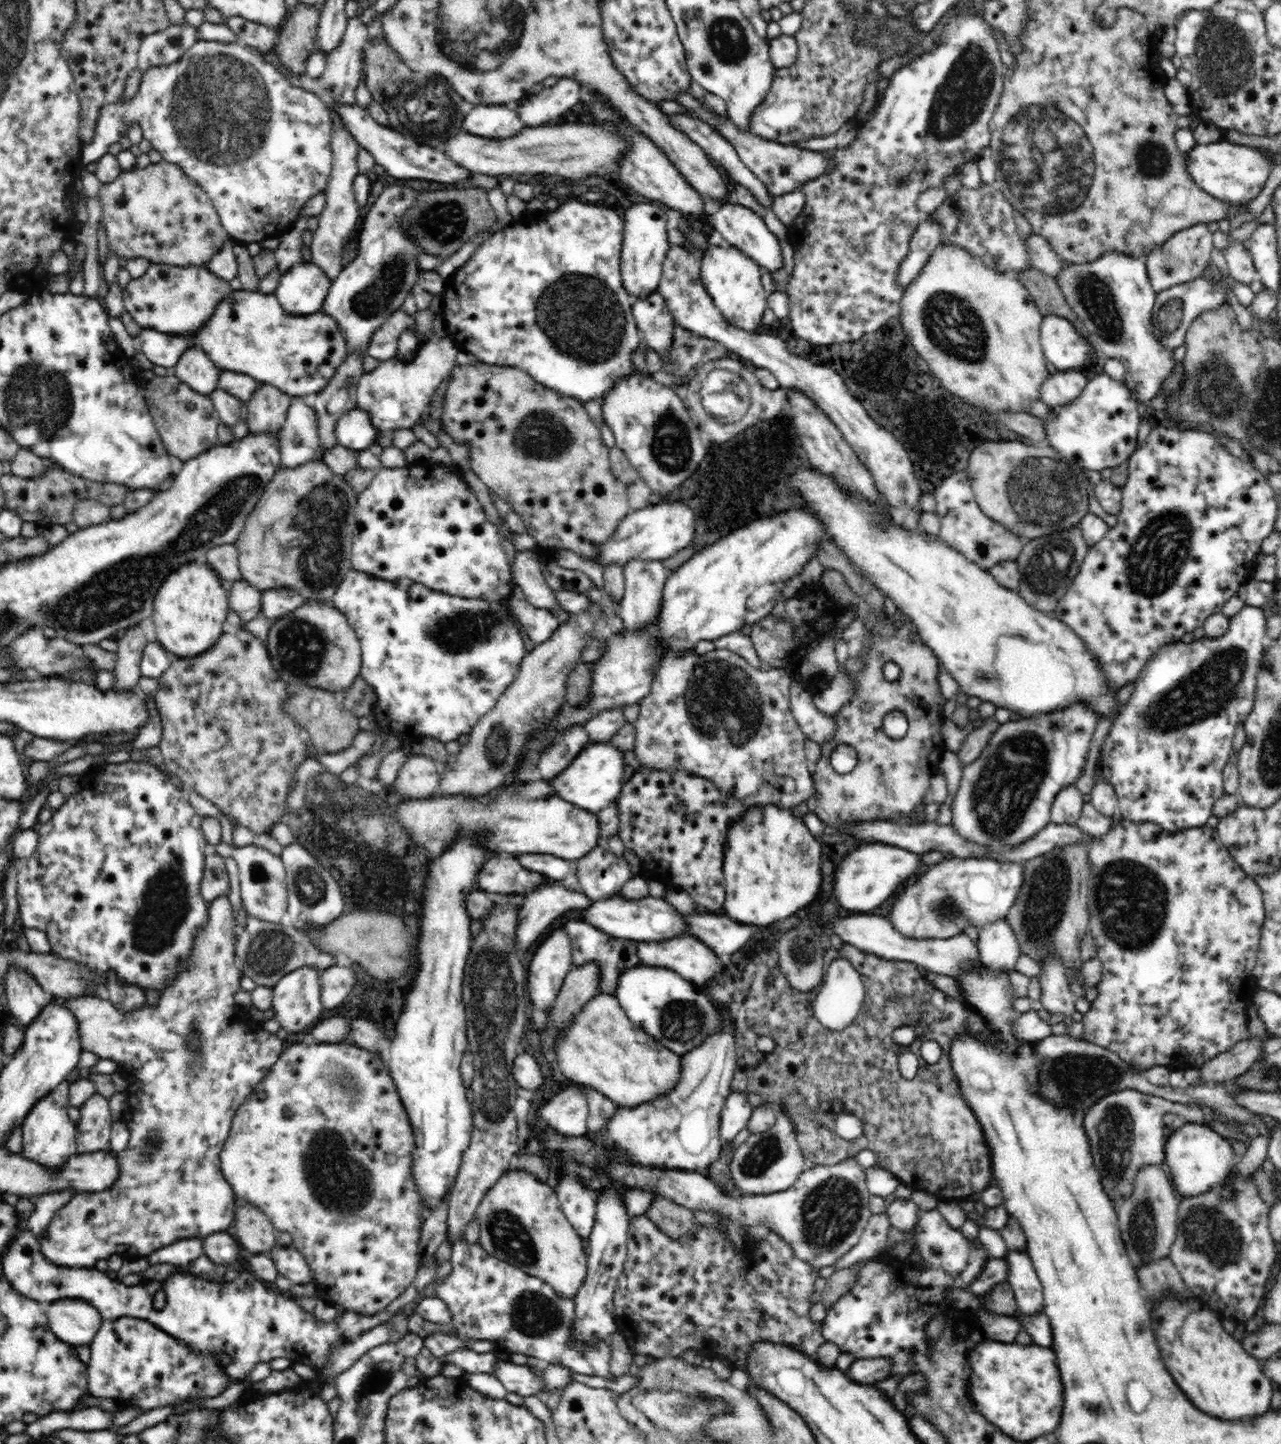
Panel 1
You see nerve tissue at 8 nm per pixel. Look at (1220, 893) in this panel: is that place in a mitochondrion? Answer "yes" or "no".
no

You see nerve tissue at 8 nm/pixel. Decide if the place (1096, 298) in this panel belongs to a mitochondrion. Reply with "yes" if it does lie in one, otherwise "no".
yes

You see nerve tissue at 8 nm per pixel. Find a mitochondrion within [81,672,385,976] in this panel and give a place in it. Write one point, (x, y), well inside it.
(161, 916)

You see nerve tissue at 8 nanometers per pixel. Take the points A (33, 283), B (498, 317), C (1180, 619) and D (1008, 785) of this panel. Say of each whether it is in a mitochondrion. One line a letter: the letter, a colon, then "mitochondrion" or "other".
A: other
B: other
C: other
D: mitochondrion

